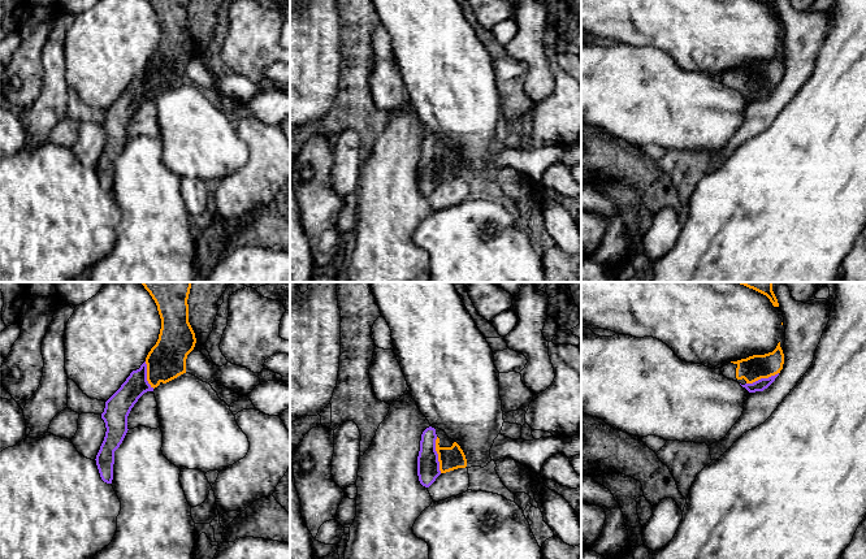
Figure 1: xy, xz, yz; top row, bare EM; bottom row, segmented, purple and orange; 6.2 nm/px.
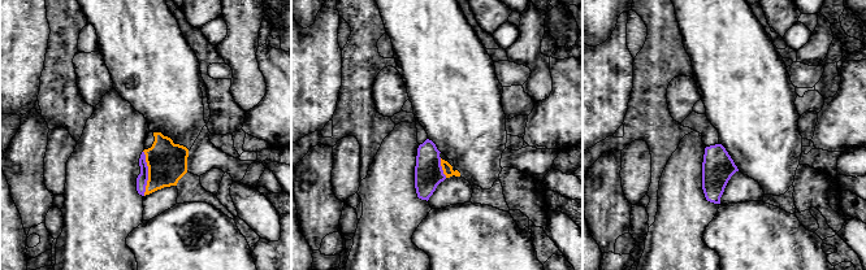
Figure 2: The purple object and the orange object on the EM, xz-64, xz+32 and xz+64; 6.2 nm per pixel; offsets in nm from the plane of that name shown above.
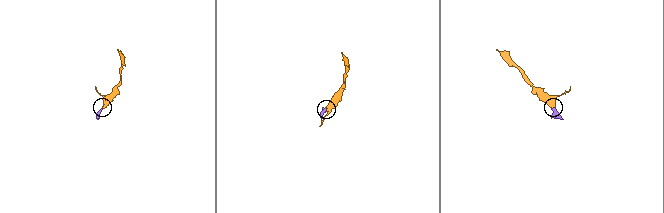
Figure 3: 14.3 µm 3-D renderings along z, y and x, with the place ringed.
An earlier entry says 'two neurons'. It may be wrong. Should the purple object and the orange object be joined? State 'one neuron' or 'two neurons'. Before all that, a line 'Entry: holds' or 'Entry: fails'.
Entry: fails
one neuron

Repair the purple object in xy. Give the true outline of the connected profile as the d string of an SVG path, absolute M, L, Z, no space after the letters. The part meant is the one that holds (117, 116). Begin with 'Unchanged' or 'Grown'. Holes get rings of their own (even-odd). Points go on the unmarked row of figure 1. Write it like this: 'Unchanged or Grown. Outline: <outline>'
Grown. Outline: M148 0L157 14L161 27L161 38L156 53L148 61L146 70L139 78L133 79L121 96L105 110L101 127L105 131L105 146L96 164L96 174L104 191L112 192L114 160L122 152L127 142L127 125L147 100L153 100L161 91L166 92L178 84L186 82L187 64L194 58L196 47L189 31L189 3L190 0Z

